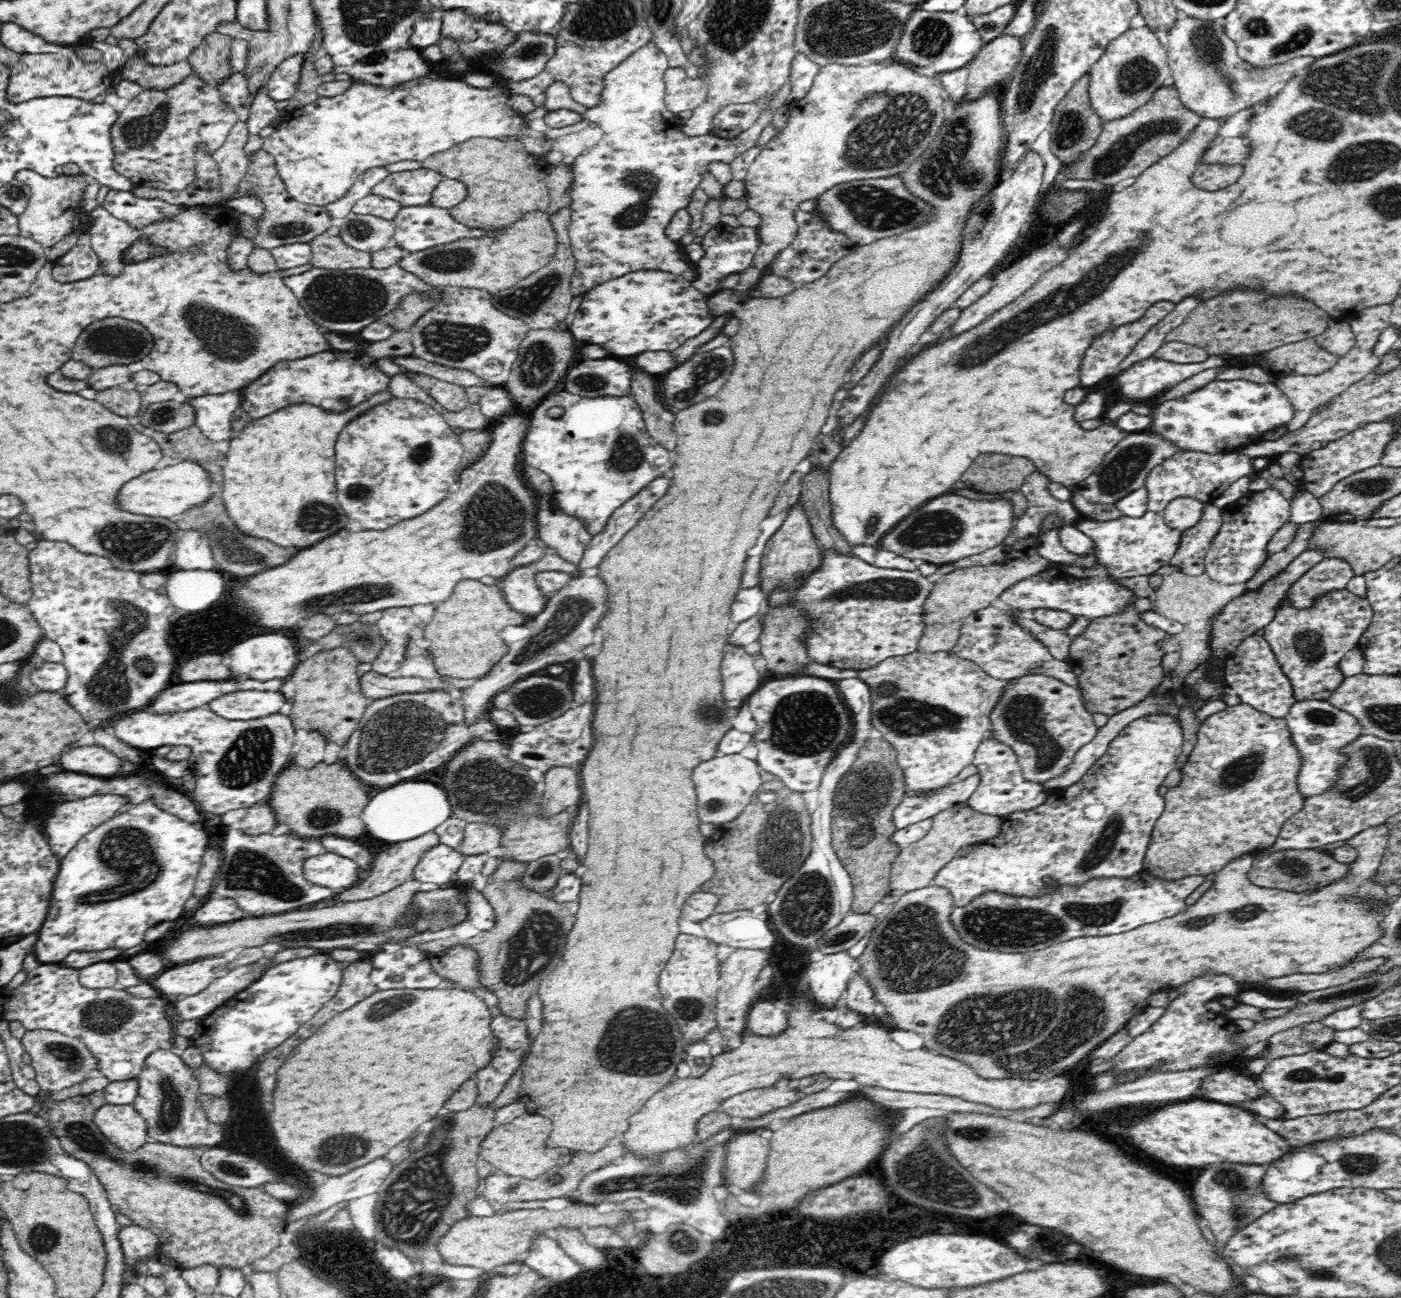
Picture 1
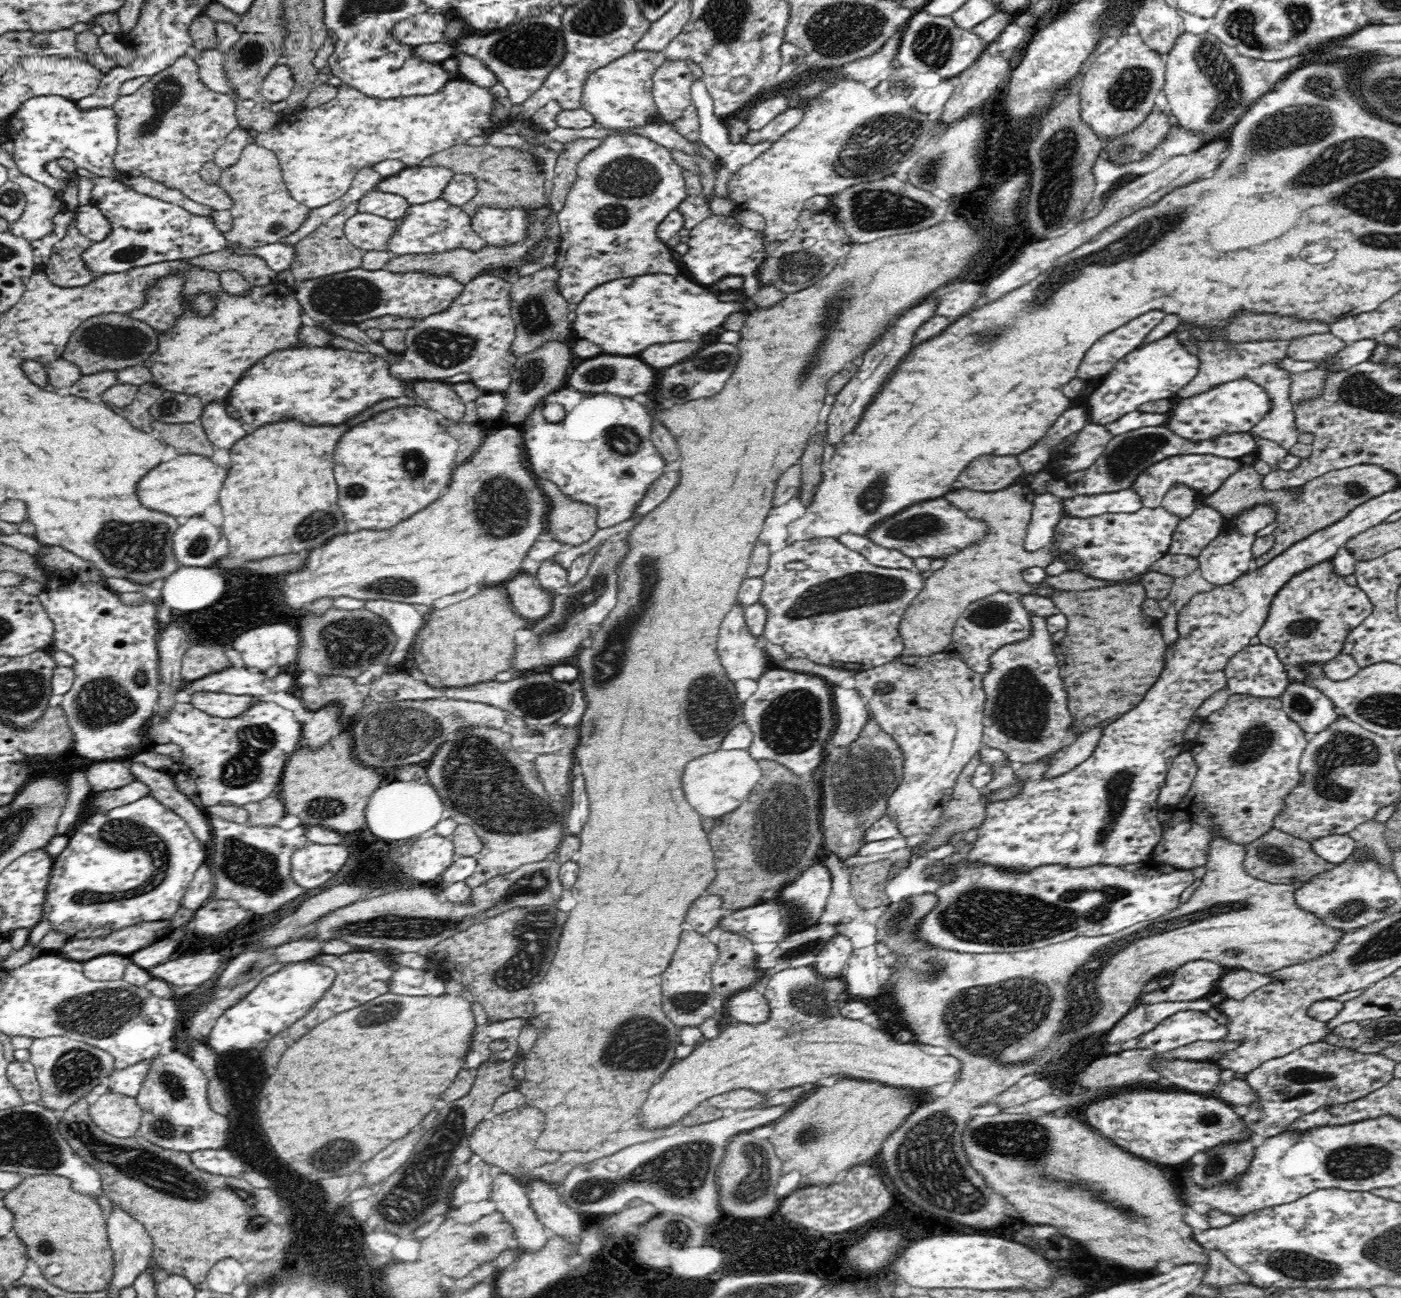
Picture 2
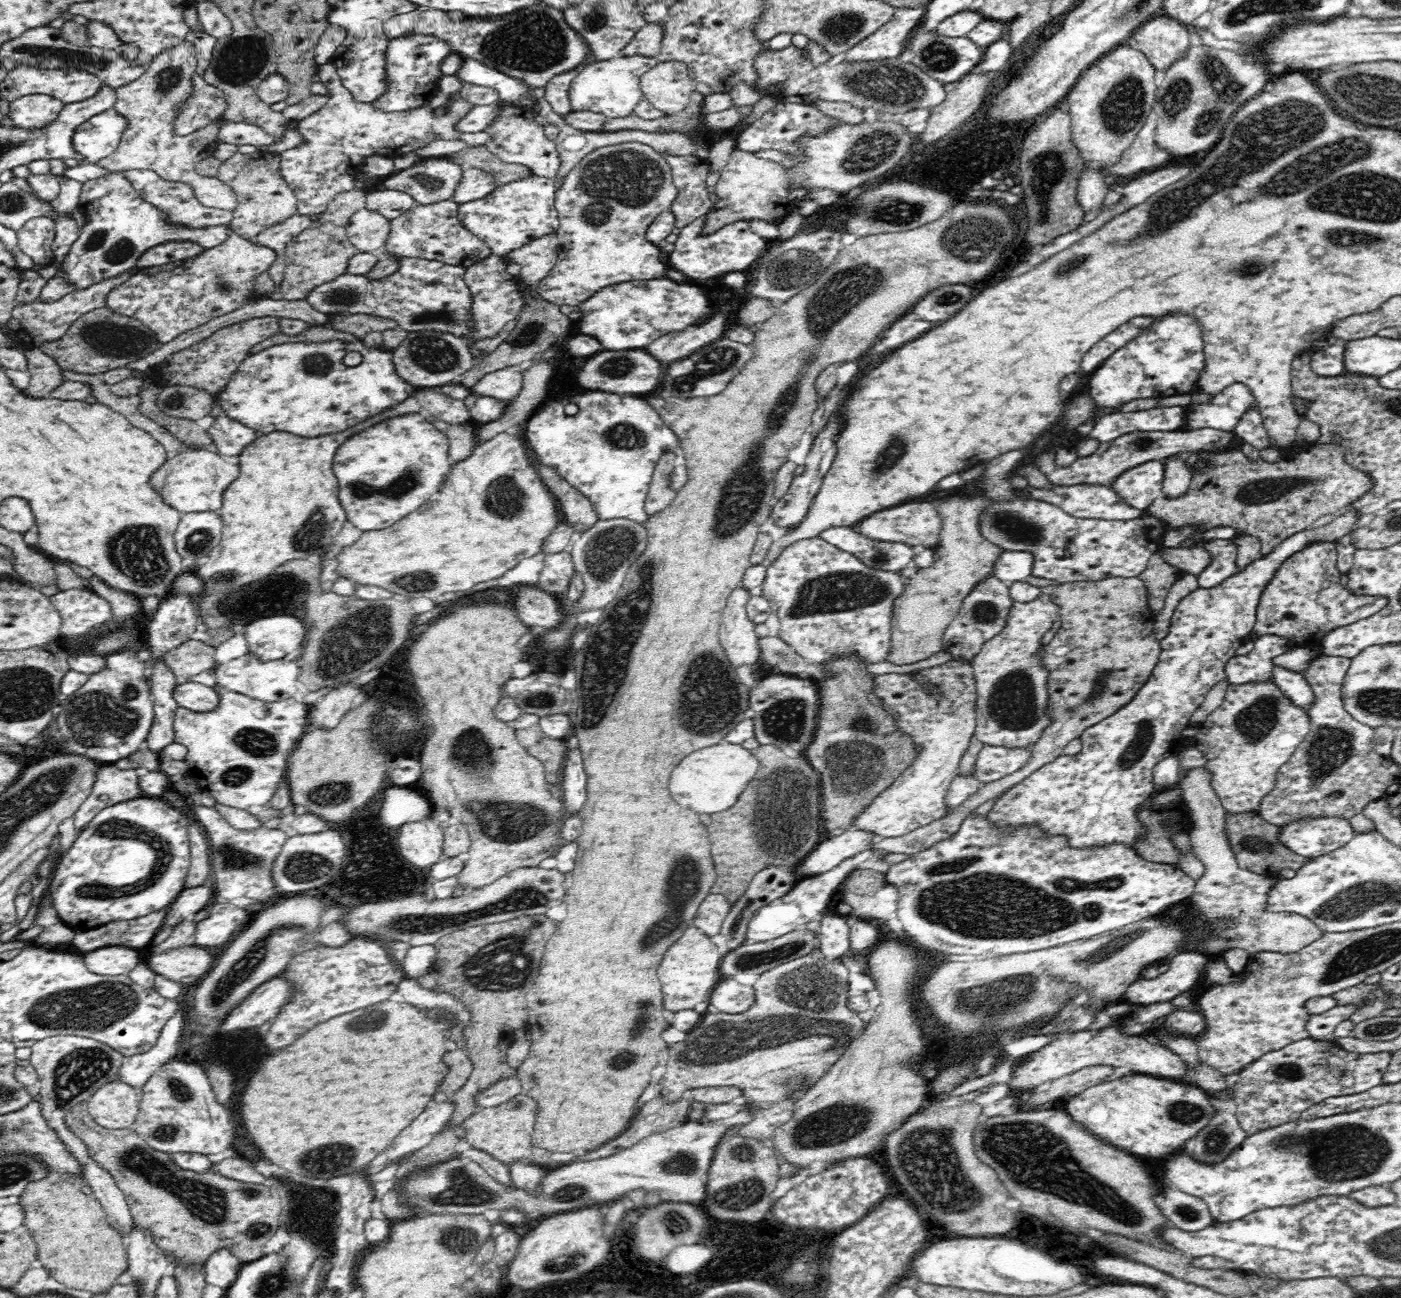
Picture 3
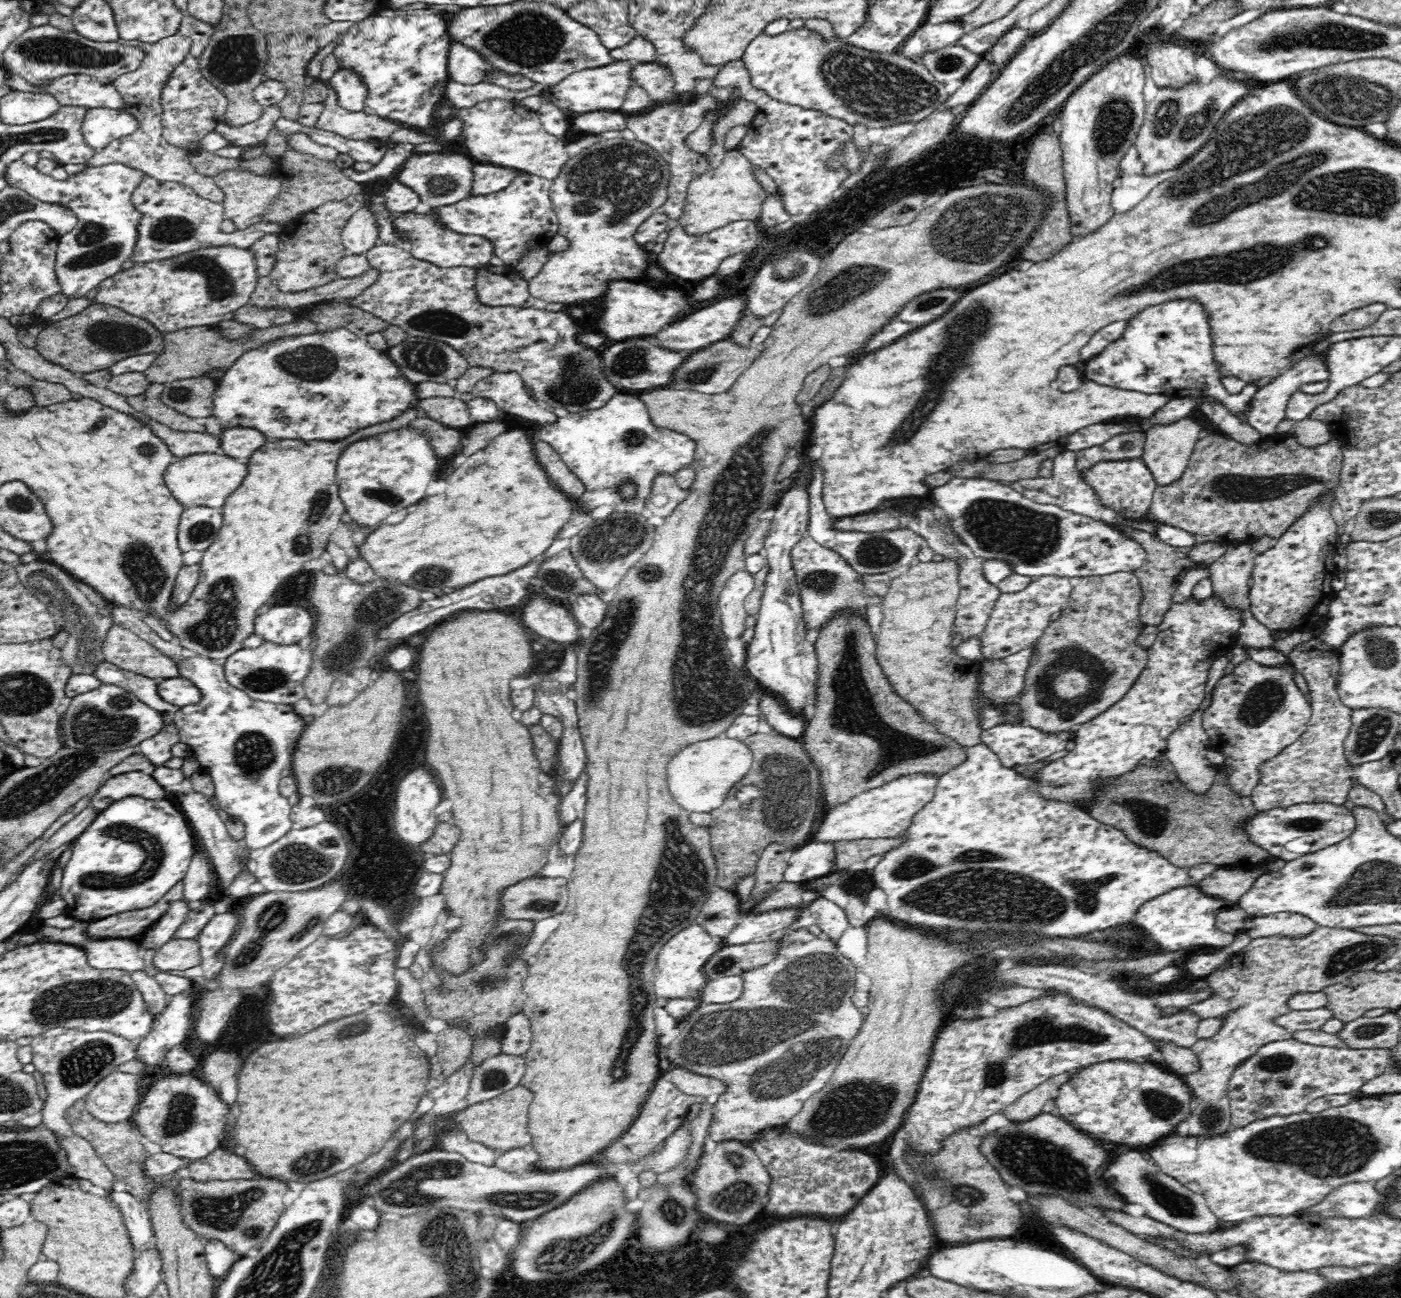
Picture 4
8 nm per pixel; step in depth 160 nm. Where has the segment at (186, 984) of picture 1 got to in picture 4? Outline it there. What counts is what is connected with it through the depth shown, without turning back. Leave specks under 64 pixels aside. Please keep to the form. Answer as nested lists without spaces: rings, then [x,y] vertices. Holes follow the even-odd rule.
[[[196,939],[170,940],[154,956],[154,967],[170,973],[186,971],[202,964],[200,945]]]

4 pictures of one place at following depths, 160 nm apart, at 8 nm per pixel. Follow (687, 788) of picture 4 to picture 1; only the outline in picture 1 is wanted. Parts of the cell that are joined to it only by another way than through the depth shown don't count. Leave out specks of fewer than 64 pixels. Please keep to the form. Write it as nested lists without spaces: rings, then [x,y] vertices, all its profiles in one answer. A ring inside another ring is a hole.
[[[740,753],[712,758],[694,768],[692,780],[698,792],[698,816],[702,822],[714,824],[717,827],[732,822],[740,812],[744,812],[756,795],[758,788],[764,782],[762,770],[757,761],[745,758]]]

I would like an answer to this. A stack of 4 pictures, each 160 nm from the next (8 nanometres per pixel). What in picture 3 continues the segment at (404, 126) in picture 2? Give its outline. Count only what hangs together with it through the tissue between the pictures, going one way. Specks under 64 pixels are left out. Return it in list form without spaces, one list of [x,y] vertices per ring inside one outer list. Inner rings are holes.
[[[332,63],[319,65],[317,74],[320,77],[320,82],[327,86],[326,95],[329,101],[310,118],[290,123],[289,127],[302,135],[302,142],[279,154],[281,157],[280,174],[296,195],[298,214],[324,212],[328,203],[334,200],[337,194],[354,189],[355,177],[361,171],[364,160],[367,158],[373,156],[395,158],[403,152],[415,152],[416,156],[419,156],[418,149],[425,147],[433,140],[458,140],[460,135],[464,133],[456,129],[458,122],[464,120],[476,106],[467,99],[466,88],[464,88],[460,91],[460,98],[450,100],[450,104],[446,101],[444,106],[437,109],[430,107],[430,102],[428,102],[428,104],[412,108],[412,110],[388,113],[381,108],[376,108],[373,103],[358,102],[342,84],[341,76]],[[227,120],[220,130],[219,140],[227,142],[228,144],[237,144],[244,146],[244,144],[252,144],[252,146],[262,146],[264,149],[267,146],[273,145],[282,138],[276,138],[266,131],[262,131],[258,126],[248,123],[236,123]]]

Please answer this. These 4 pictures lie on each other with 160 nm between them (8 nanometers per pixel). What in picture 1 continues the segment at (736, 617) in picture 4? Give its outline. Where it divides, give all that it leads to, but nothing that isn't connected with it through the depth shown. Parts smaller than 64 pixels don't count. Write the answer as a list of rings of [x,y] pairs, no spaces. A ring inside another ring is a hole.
[[[730,646],[722,660],[722,696],[724,700],[741,700],[745,704],[749,696],[762,686],[762,676],[754,666],[754,655],[750,655],[742,647]]]

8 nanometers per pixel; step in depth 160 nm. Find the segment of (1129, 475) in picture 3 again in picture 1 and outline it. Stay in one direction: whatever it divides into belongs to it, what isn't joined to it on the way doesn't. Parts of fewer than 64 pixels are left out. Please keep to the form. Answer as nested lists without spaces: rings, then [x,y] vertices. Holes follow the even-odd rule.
[[[1180,451],[1166,458],[1162,464],[1152,468],[1146,477],[1148,490],[1148,511],[1162,513],[1176,498],[1194,498],[1204,504],[1213,503],[1222,496],[1234,482],[1244,476],[1254,475],[1254,460],[1241,452],[1206,454],[1196,451]]]

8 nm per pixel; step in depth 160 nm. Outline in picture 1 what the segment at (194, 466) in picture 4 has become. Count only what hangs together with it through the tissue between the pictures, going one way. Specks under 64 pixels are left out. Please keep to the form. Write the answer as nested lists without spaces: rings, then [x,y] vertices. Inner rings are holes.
[[[182,461],[180,464],[166,466],[162,470],[153,469],[120,488],[118,508],[142,516],[174,519],[176,515],[198,507],[198,504],[202,505],[202,502],[210,498],[210,482],[208,472],[194,461]]]

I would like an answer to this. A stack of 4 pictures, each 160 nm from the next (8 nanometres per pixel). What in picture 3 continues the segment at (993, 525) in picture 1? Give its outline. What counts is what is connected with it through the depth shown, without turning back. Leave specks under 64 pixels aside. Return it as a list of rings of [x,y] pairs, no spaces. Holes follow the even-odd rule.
[[[914,502],[914,504],[902,504],[896,508],[888,508],[882,512],[875,512],[854,526],[855,532],[879,542],[898,542],[914,548],[916,551],[933,549],[940,542],[940,532],[944,528],[944,523],[938,509],[930,502]]]

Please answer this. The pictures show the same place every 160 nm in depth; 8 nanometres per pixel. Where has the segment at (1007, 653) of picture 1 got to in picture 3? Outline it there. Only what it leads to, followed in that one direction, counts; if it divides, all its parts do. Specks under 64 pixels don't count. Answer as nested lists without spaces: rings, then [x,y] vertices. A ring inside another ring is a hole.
[[[988,577],[985,581],[980,581],[972,589],[970,596],[964,598],[961,610],[946,627],[943,650],[949,652],[952,658],[971,665],[972,659],[980,652],[982,645],[1005,627],[1014,603],[1010,597],[1009,583],[996,577]]]

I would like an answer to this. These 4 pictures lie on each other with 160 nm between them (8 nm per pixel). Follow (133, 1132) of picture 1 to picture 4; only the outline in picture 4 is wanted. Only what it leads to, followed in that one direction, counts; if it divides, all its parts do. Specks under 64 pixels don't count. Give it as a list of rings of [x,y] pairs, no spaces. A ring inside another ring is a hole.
[[[112,1072],[85,1097],[87,1112],[105,1123],[130,1120],[141,1101],[139,1080],[137,1074]]]

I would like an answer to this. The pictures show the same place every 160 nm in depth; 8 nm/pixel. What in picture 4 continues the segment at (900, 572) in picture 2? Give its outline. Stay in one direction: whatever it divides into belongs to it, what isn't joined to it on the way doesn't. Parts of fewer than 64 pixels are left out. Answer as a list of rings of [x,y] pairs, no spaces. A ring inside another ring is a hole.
[[[807,536],[800,540],[790,552],[790,561],[792,561],[792,569],[796,573],[796,582],[798,583],[798,592],[803,607],[802,619],[804,619],[804,633],[809,633],[814,630],[819,635],[821,628],[827,625],[832,619],[838,615],[858,615],[860,619],[864,619],[868,623],[866,612],[871,605],[880,606],[884,602],[884,596],[867,596],[866,584],[862,580],[864,574],[856,572],[837,552],[826,548],[818,542],[815,542],[811,537]]]

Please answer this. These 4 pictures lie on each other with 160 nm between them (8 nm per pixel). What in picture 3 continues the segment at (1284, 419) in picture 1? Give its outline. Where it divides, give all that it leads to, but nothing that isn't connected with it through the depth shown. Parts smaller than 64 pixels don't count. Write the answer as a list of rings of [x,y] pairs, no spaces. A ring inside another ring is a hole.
[[[1234,383],[1212,395],[1212,400],[1191,403],[1186,407],[1183,430],[1196,430],[1203,428],[1216,429],[1217,431],[1234,432],[1238,421],[1250,410],[1257,408],[1256,397],[1244,383]]]

